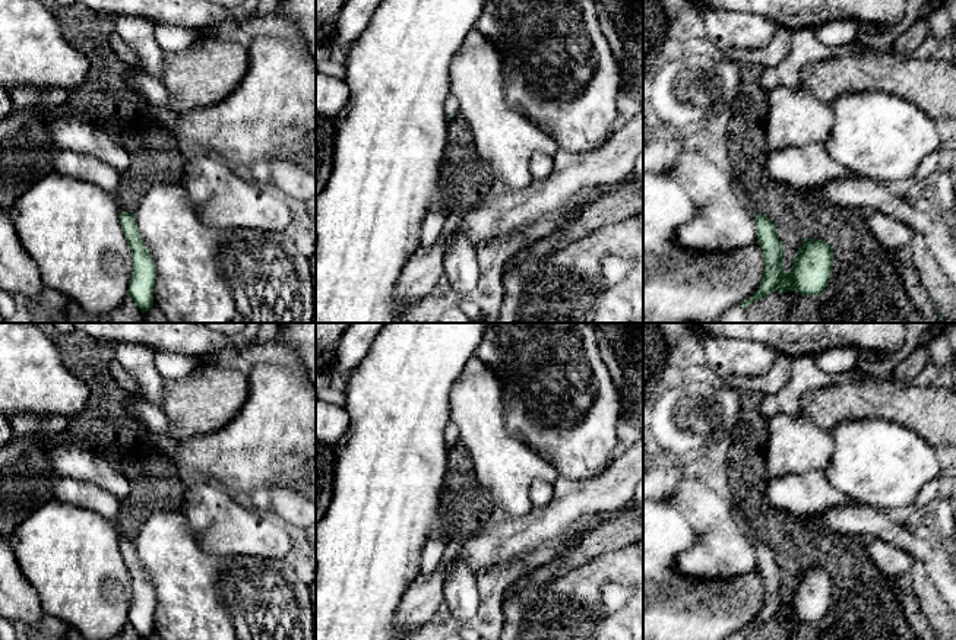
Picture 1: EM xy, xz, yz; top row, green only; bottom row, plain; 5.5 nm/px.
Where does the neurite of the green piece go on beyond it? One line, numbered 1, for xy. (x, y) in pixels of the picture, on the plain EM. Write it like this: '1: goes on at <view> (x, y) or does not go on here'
1: does not go on here

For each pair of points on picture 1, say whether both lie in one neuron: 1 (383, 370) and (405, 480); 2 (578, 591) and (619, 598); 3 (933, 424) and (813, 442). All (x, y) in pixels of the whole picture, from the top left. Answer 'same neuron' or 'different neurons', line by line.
1: same neuron
2: different neurons
3: different neurons

